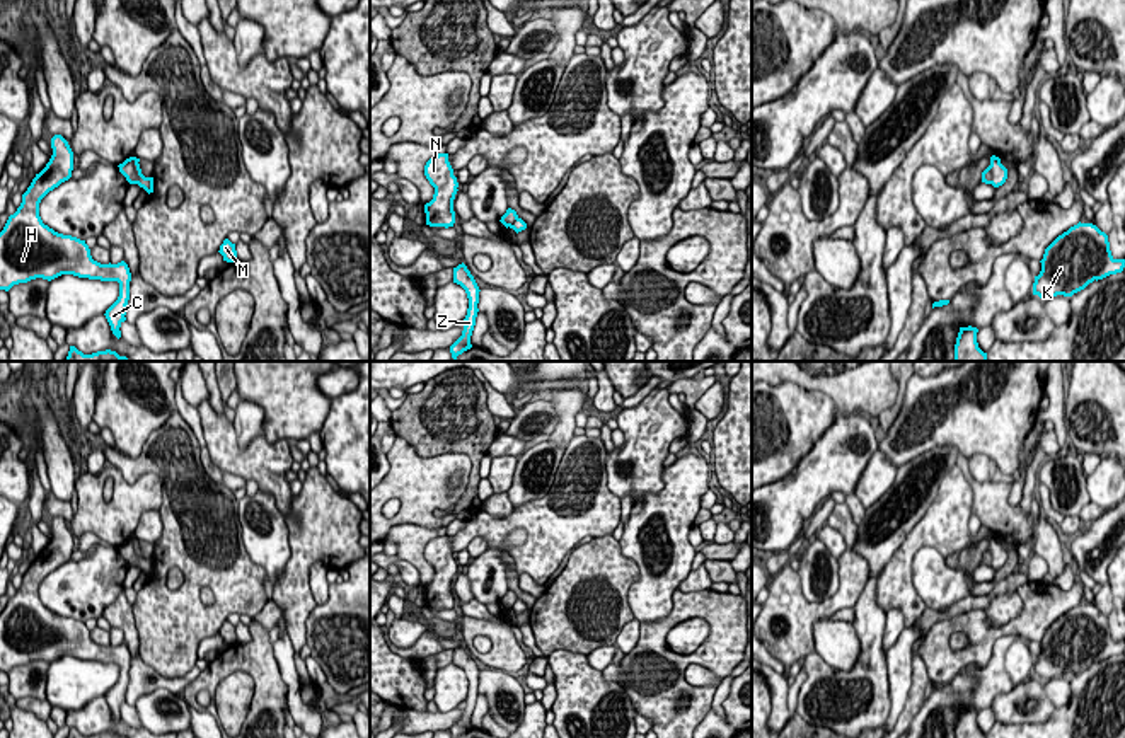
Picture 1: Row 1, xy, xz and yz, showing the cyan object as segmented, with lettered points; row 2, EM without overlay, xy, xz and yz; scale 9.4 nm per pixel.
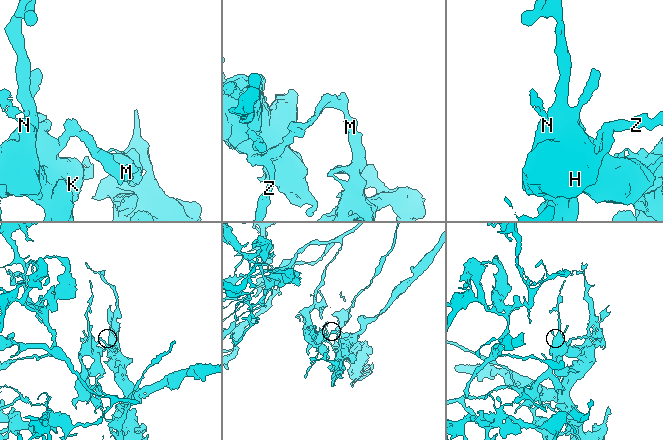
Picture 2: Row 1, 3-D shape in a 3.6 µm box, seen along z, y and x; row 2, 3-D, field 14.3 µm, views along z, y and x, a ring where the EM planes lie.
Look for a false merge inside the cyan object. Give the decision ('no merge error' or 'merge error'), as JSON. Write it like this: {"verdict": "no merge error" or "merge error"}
{"verdict": "merge error"}

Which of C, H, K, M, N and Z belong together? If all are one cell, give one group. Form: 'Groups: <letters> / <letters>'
Groups: C H K N Z / M

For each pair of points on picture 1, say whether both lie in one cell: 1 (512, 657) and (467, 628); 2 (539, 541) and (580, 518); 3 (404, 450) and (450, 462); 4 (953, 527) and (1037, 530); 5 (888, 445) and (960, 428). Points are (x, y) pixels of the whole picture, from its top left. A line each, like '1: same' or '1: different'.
1: same
2: same
3: same
4: different
5: same

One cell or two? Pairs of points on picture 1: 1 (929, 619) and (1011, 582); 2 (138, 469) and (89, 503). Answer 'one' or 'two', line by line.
1: one
2: two

